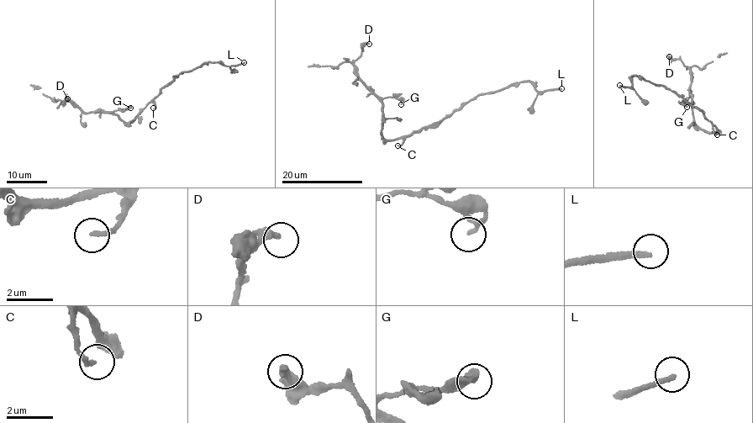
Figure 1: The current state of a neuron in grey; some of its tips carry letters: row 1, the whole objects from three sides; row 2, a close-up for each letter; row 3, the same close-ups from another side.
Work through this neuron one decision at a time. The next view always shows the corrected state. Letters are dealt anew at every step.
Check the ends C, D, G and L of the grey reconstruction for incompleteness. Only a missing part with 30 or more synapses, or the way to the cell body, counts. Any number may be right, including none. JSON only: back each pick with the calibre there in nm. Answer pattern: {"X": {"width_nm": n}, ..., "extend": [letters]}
{"L": {"width_nm": 200}, "extend": ["L"]}

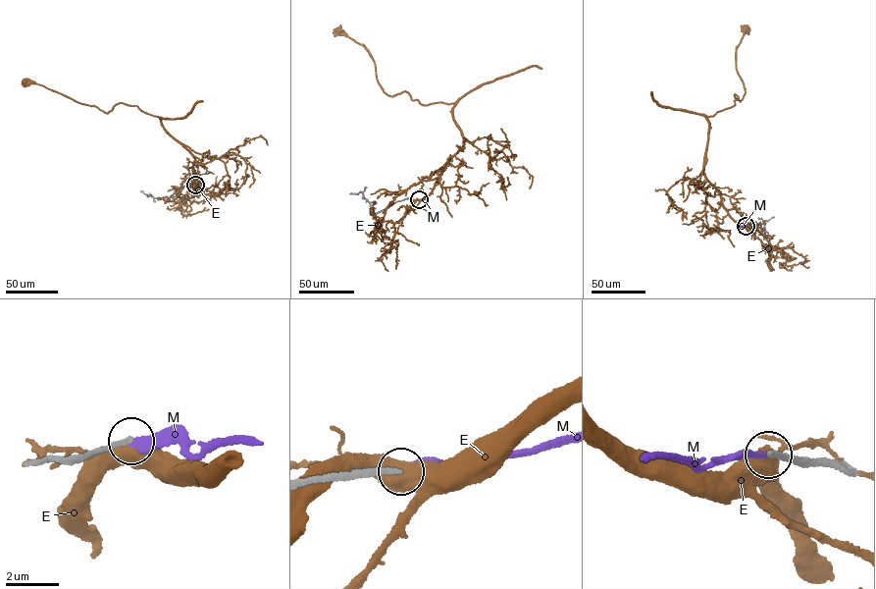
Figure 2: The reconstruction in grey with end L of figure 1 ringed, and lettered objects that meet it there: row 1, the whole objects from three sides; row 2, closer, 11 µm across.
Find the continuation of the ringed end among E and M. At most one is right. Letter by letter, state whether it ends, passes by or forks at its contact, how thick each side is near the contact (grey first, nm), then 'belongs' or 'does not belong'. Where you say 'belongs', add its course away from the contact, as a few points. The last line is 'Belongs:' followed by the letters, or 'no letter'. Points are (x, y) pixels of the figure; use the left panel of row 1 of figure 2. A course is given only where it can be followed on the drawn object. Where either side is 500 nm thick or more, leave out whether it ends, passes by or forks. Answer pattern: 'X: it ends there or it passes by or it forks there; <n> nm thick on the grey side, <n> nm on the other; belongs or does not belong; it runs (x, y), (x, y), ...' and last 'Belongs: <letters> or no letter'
E: 300 nm thick on the grey side, 550 nm on the other; does not belong
M: it ends there; 200 nm thick on the grey side, 240 nm on the other; belongs
Belongs: M

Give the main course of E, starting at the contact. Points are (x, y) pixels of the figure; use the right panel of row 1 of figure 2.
E: (746, 226), (729, 214), (703, 170), (708, 117), (746, 92), (736, 56), (746, 28)

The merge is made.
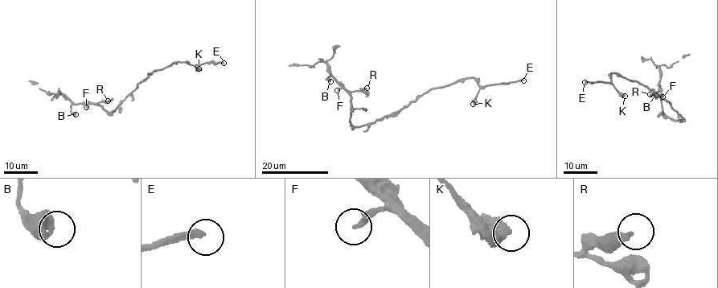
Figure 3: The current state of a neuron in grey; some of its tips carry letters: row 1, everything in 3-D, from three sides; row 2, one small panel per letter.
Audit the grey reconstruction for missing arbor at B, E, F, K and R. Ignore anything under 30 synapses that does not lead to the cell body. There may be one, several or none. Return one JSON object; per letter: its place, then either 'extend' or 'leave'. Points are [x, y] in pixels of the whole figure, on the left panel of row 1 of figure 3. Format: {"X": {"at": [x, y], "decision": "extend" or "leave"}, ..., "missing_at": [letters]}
{"B": {"at": [75, 114], "decision": "leave"}, "E": {"at": [223, 63], "decision": "extend"}, "F": {"at": [86, 107], "decision": "leave"}, "K": {"at": [198, 68], "decision": "leave"}, "R": {"at": [108, 100], "decision": "leave"}, "missing_at": ["E"]}

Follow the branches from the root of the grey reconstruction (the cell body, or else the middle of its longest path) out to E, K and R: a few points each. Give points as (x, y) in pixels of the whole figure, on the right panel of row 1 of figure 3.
E: (670, 106), (670, 103), (652, 89), (615, 73), (610, 74), (609, 83), (584, 82)
K: (670, 106), (670, 103), (652, 89), (620, 75), (611, 73), (612, 84), (625, 96)
R: (670, 106), (682, 118), (675, 121), (666, 117), (660, 96), (650, 94)

